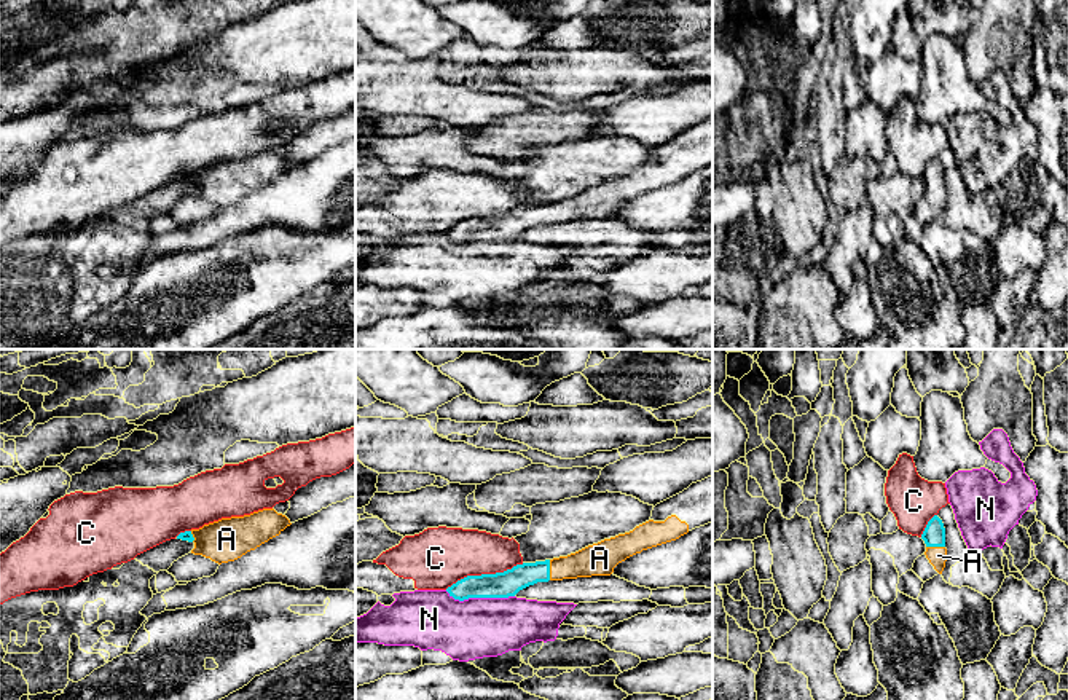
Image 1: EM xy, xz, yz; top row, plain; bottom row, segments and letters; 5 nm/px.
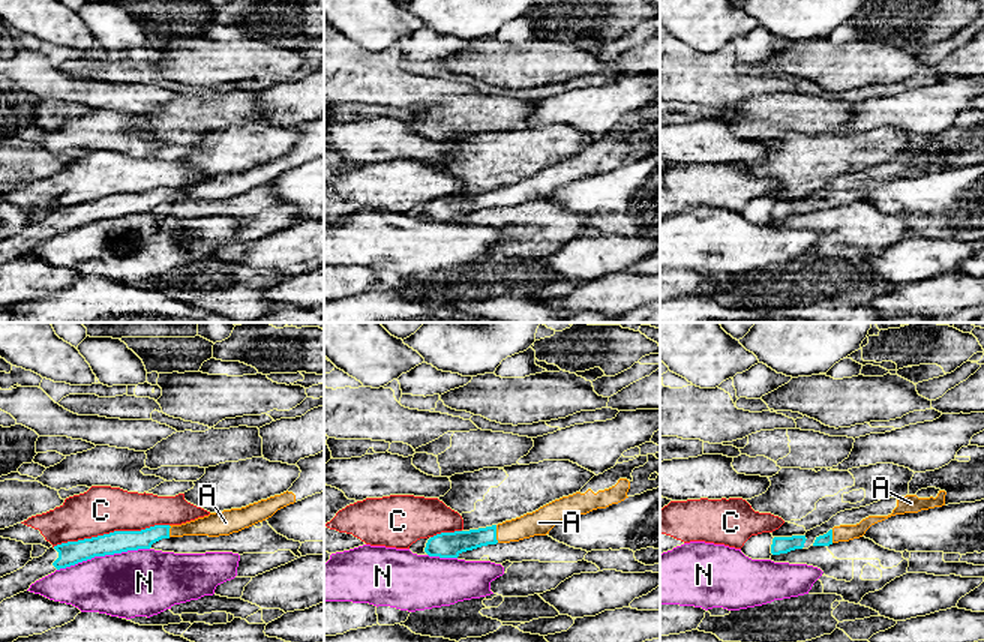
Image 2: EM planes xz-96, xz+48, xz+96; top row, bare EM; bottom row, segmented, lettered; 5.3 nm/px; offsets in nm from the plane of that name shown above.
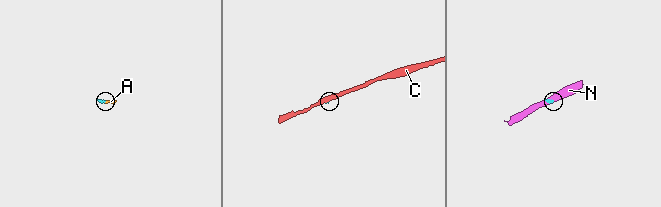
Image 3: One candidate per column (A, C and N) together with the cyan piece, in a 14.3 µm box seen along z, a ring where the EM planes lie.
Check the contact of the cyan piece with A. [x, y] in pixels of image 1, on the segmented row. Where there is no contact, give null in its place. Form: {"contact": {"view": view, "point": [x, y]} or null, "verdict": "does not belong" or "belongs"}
{"contact": {"view": "xz", "point": [549, 570]}, "verdict": "belongs"}

